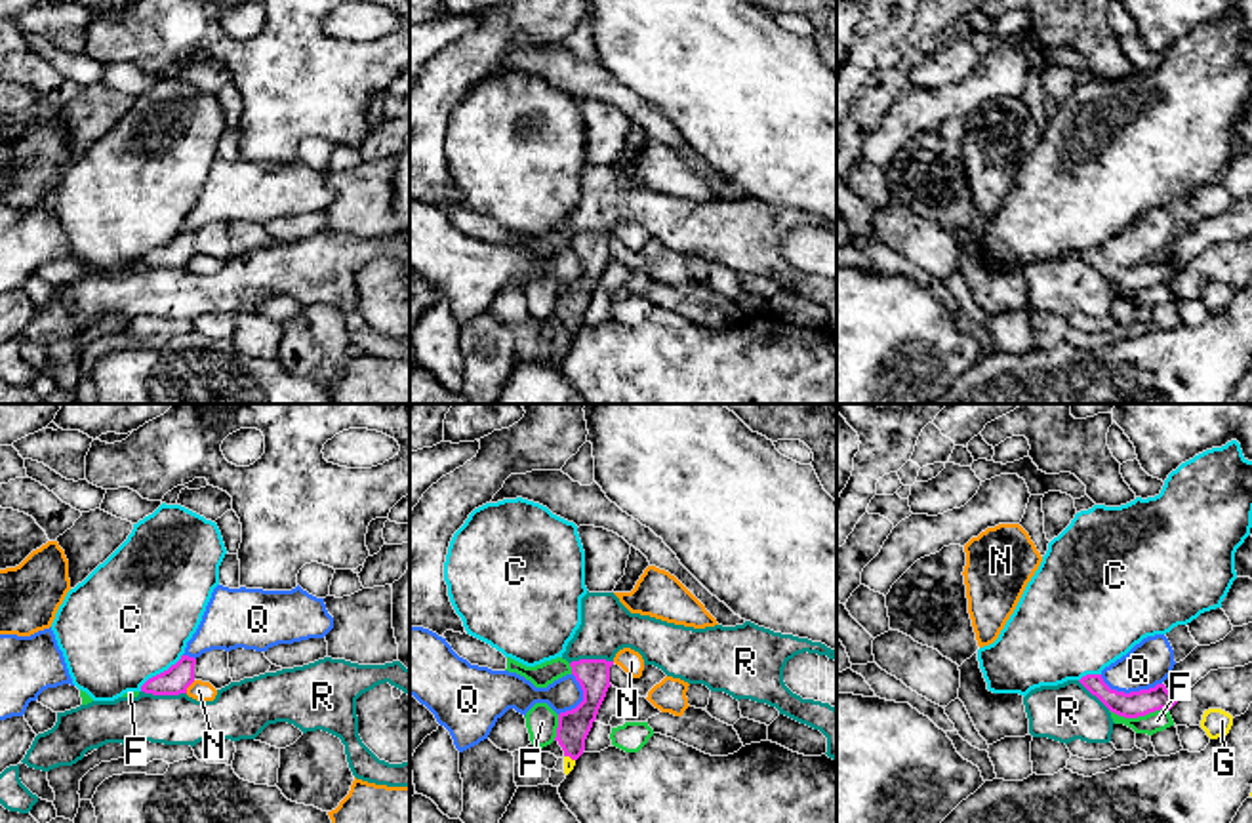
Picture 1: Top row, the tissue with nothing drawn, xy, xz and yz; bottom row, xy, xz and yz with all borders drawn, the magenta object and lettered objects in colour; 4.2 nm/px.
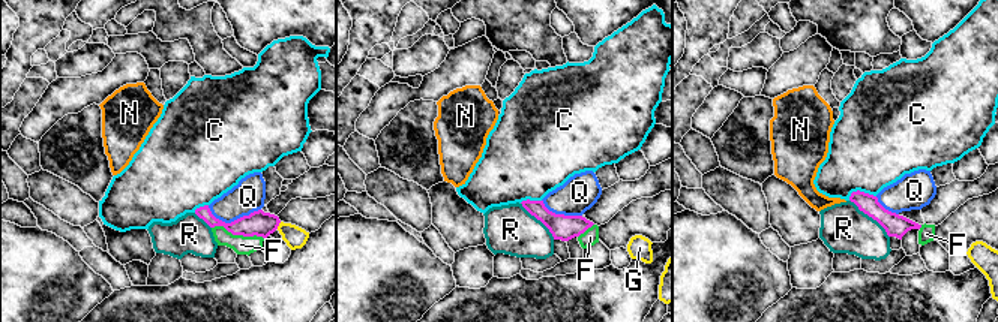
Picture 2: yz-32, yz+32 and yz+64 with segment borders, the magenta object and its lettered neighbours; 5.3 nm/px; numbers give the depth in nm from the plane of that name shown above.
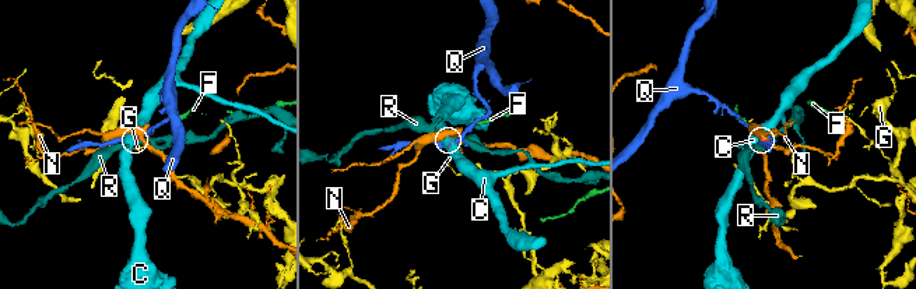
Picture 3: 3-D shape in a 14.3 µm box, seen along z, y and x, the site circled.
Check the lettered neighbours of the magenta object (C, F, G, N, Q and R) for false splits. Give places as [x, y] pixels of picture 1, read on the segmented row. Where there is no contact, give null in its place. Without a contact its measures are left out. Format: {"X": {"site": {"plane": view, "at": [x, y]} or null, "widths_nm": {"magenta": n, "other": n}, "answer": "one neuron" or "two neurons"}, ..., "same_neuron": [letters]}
{"C": {"site": {"plane": "xy", "at": [161, 673]}, "widths_nm": {"magenta": 120, "other": 500}, "answer": "two neurons"}, "F": {"site": {"plane": "yz", "at": [1140, 715]}, "widths_nm": {"magenta": 110, "other": 90}, "answer": "two neurons"}, "G": {"site": {"plane": "xz", "at": [570, 757]}, "widths_nm": {"magenta": 140, "other": 50}, "answer": "one neuron"}, "N": {"site": {"plane": "xy", "at": [189, 684]}, "widths_nm": {"magenta": 120, "other": 90}, "answer": "two neurons"}, "Q": {"site": {"plane": "yz", "at": [1130, 692]}, "widths_nm": {"magenta": 110, "other": 190}, "answer": "two neurons"}, "R": {"site": {"plane": "xy", "at": [164, 694]}, "widths_nm": {"magenta": 120, "other": 200}, "answer": "two neurons"}, "same_neuron": ["G"]}

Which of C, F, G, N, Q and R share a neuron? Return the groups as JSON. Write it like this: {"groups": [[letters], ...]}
{"groups": [["C"], ["F"], ["G"], ["N"], ["Q"], ["R"]]}

